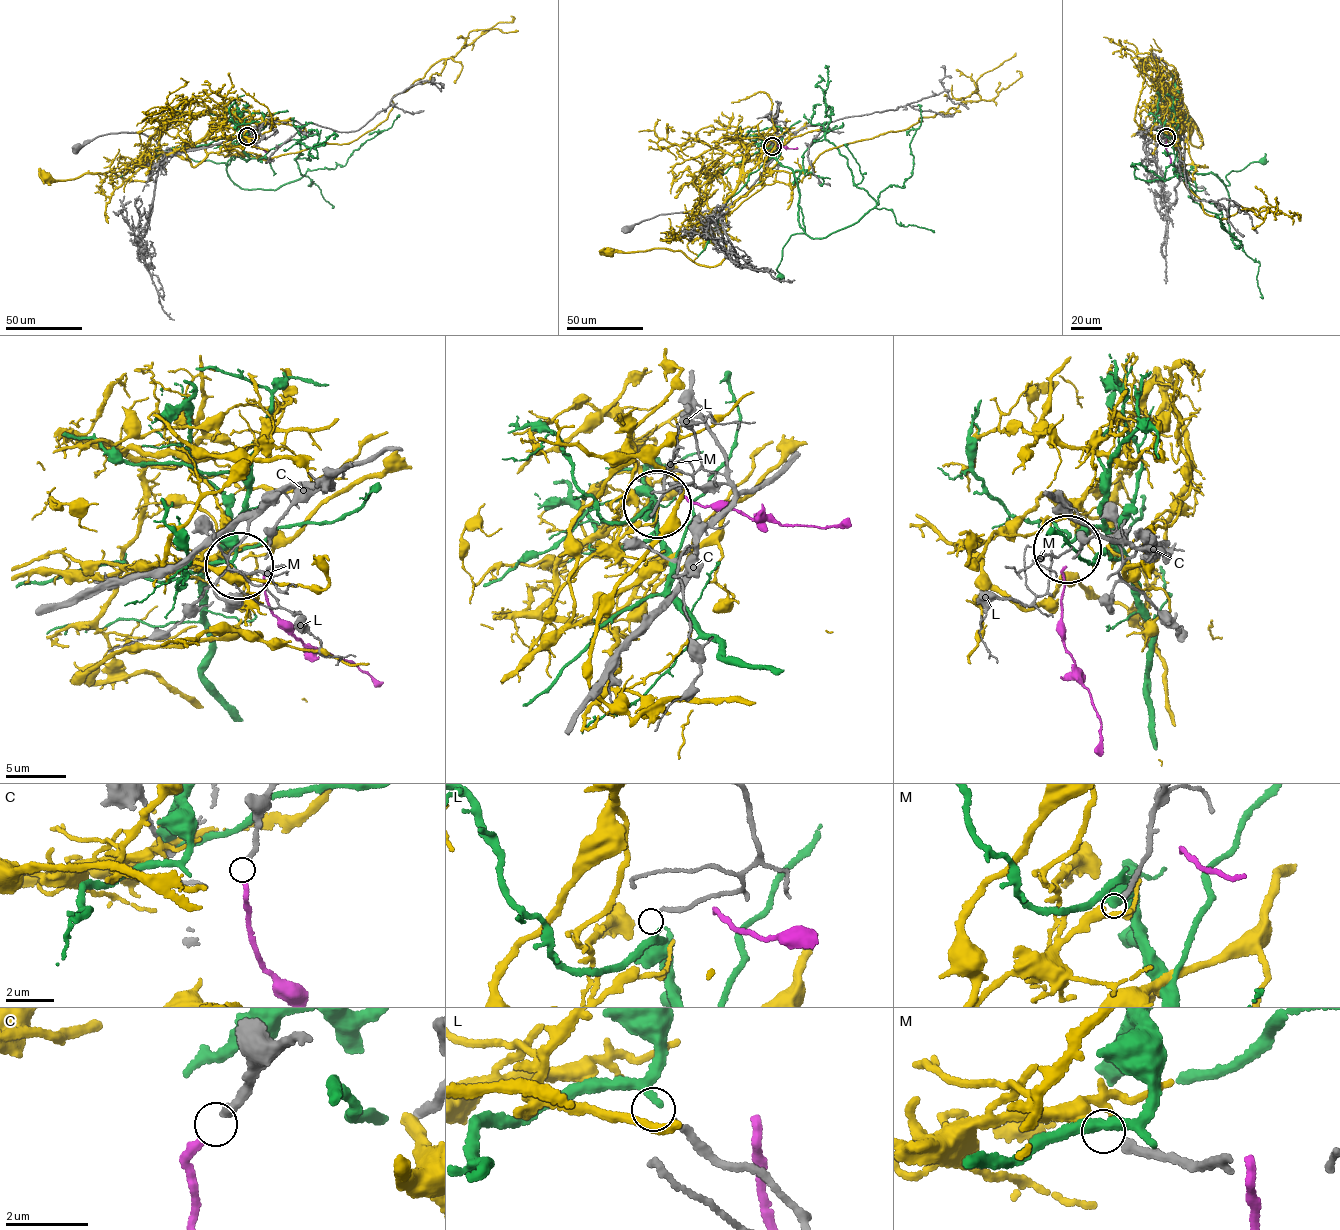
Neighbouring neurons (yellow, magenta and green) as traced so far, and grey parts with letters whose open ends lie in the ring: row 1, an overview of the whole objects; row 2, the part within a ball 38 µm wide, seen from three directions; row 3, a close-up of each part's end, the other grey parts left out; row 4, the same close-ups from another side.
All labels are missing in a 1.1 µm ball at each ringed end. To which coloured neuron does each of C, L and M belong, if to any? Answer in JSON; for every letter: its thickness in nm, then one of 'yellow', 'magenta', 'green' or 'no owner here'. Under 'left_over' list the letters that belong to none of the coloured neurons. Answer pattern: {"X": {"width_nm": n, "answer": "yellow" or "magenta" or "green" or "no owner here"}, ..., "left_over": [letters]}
{"C": {"width_nm": 200, "answer": "magenta"}, "L": {"width_nm": 160, "answer": "green"}, "M": {"width_nm": 200, "answer": "yellow"}, "left_over": []}

